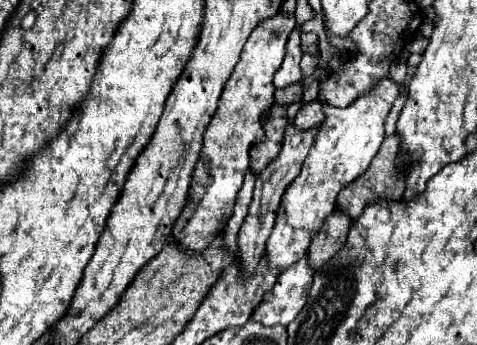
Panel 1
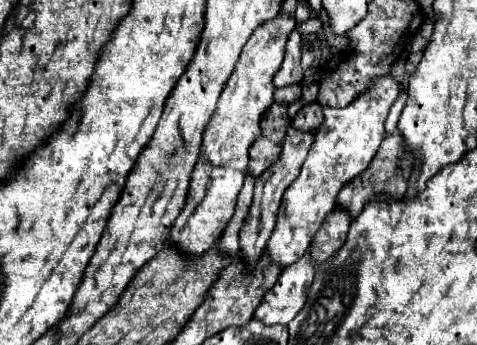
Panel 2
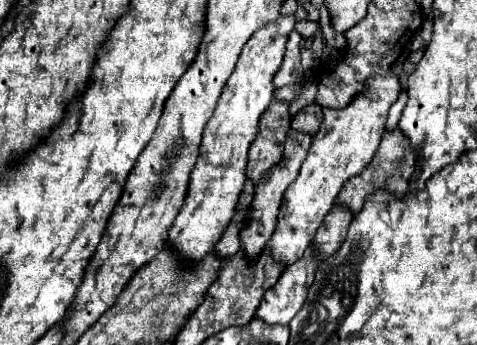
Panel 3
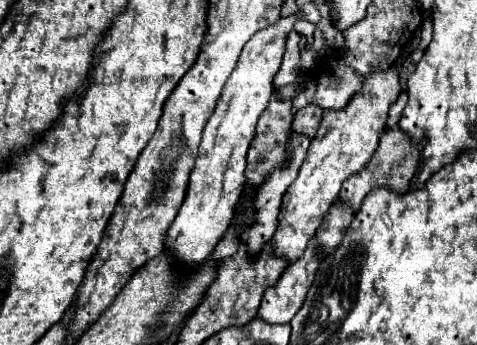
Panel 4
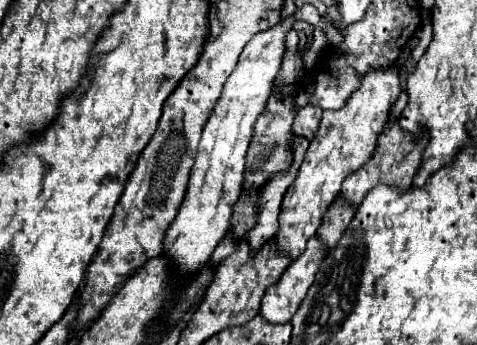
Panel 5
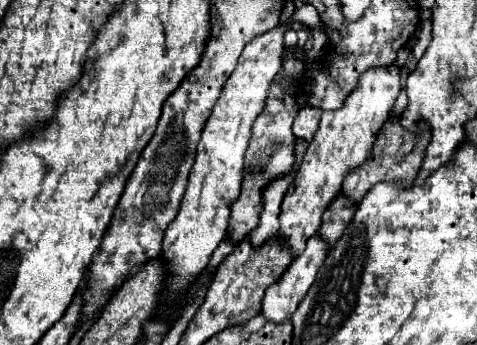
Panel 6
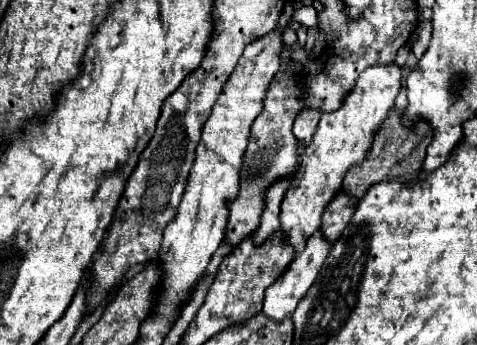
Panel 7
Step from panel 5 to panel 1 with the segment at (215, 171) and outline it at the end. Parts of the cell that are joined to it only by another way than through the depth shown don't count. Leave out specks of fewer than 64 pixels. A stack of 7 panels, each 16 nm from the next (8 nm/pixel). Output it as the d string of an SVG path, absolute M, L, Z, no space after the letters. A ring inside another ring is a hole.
M278 12L276 16L262 20L244 44L240 62L236 64L224 88L224 96L220 96L218 110L204 132L204 146L196 164L196 172L192 176L192 192L188 204L172 228L172 236L188 244L188 248L204 248L204 244L208 244L208 240L216 236L220 224L226 224L226 220L232 216L236 194L242 188L244 172L250 164L248 146L264 138L264 126L262 122L258 122L258 118L266 108L274 104L276 88L272 84L272 76L284 60L286 42L294 28L294 14Z

